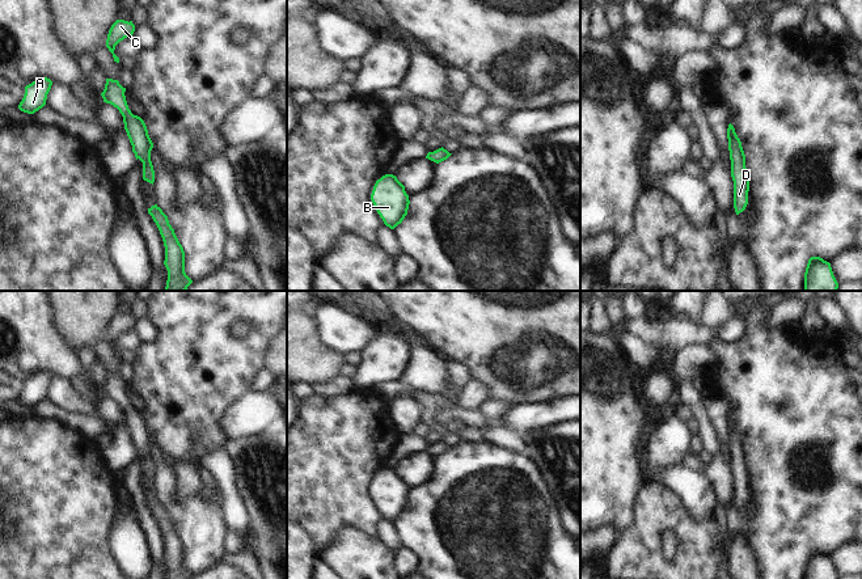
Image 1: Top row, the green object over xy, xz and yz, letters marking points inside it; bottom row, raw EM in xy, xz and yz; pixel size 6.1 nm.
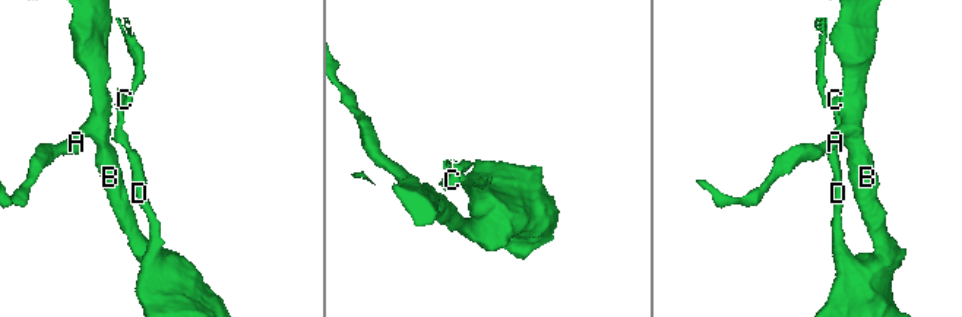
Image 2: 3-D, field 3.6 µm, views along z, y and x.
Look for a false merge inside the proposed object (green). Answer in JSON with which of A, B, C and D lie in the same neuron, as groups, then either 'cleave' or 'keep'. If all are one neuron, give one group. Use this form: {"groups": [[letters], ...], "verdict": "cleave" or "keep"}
{"groups": [["A", "B", "C", "D"]], "verdict": "keep"}

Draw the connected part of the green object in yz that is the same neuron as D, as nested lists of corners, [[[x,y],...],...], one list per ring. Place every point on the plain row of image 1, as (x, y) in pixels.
[[[731,417],[727,422],[727,432],[731,453],[731,470],[734,474],[734,502],[736,508],[739,508],[748,498],[749,473],[747,469],[745,448],[741,435]]]

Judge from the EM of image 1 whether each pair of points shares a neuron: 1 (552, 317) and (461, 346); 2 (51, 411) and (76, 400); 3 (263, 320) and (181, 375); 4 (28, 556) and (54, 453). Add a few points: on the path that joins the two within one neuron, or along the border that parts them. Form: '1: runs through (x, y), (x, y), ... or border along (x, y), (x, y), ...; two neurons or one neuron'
1: runs through (529, 317), (490, 317), (484, 324); one neuron
2: border along (45, 398), (67, 411), (83, 411), (89, 415); two neurons
3: runs through (250, 343), (227, 367), (205, 367); one neuron
4: runs through (53, 531), (54, 478); one neuron

